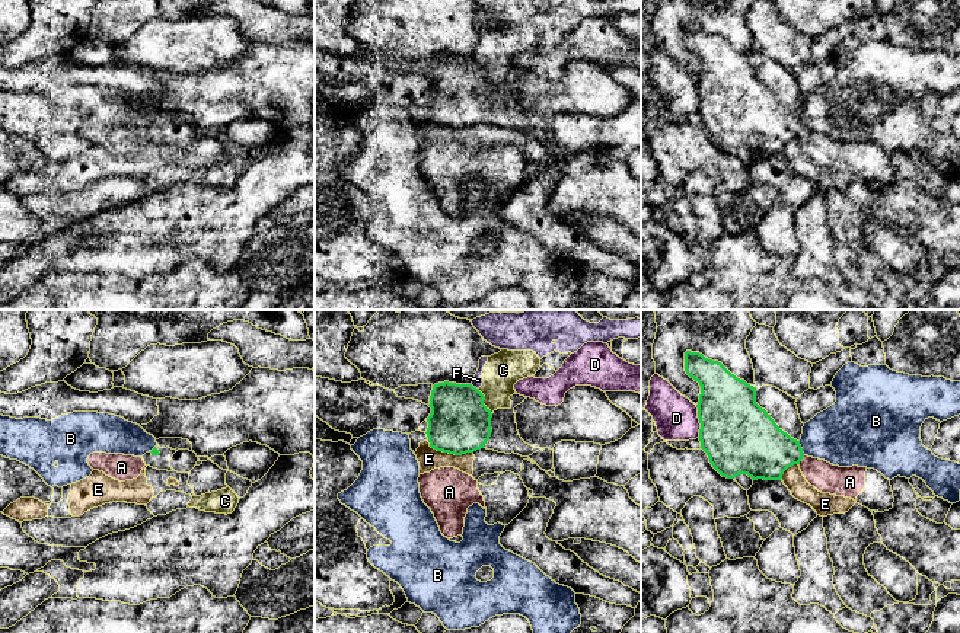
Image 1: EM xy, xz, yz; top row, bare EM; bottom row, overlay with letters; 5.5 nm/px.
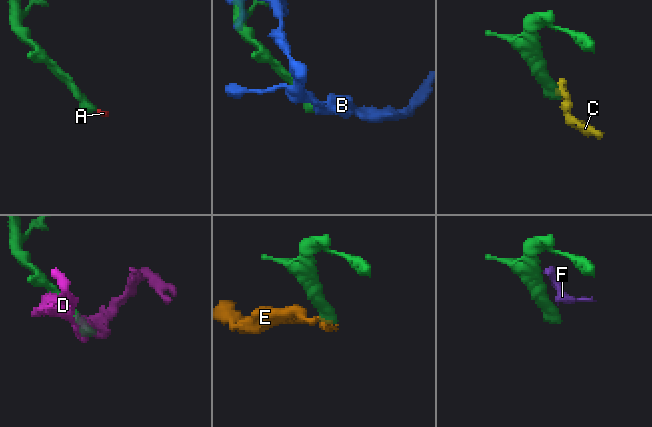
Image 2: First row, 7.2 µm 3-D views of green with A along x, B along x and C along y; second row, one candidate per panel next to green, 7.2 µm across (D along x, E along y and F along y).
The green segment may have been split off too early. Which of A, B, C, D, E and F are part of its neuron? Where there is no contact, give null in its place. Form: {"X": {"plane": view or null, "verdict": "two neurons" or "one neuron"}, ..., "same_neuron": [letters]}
{"A": {"plane": "yz", "verdict": "one neuron"}, "B": {"plane": "yz", "verdict": "two neurons"}, "C": {"plane": "xz", "verdict": "two neurons"}, "D": {"plane": "yz", "verdict": "two neurons"}, "E": {"plane": "xz", "verdict": "two neurons"}, "F": {"plane": "xz", "verdict": "two neurons"}, "same_neuron": ["A"]}

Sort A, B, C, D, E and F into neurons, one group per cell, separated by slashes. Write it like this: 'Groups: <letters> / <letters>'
Groups: A / B / C F / D / E

